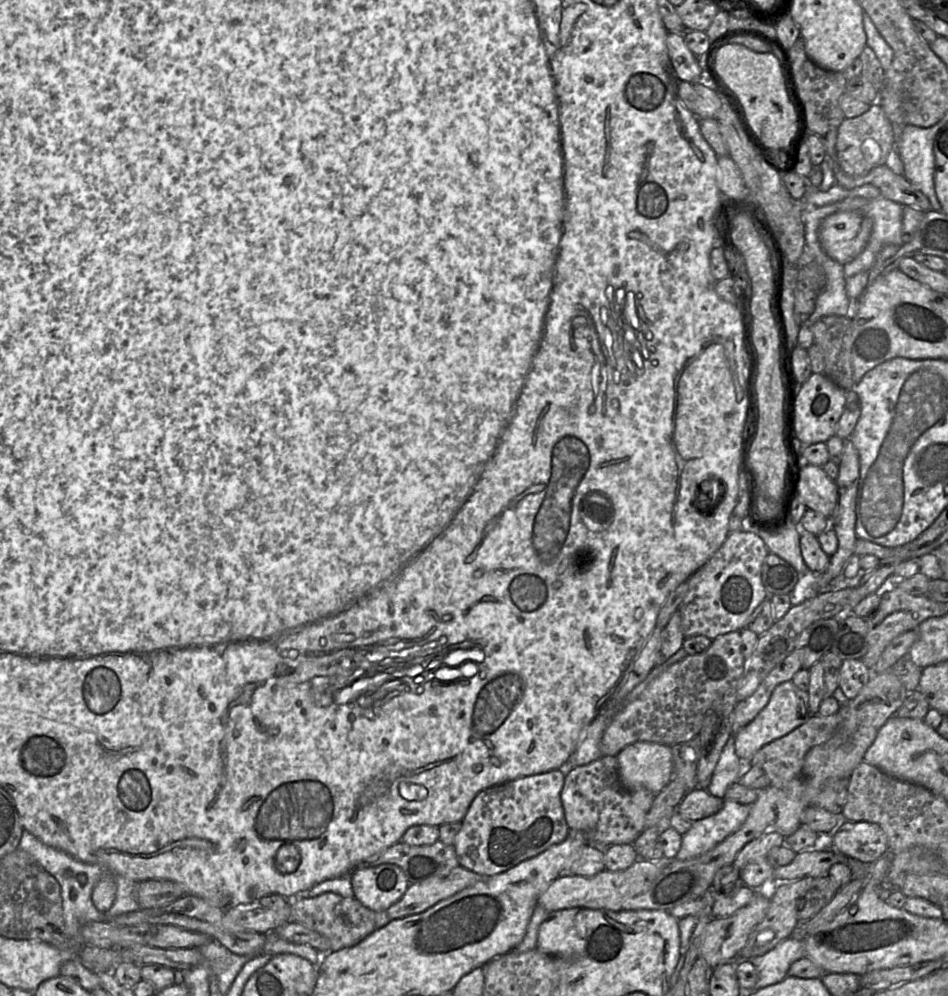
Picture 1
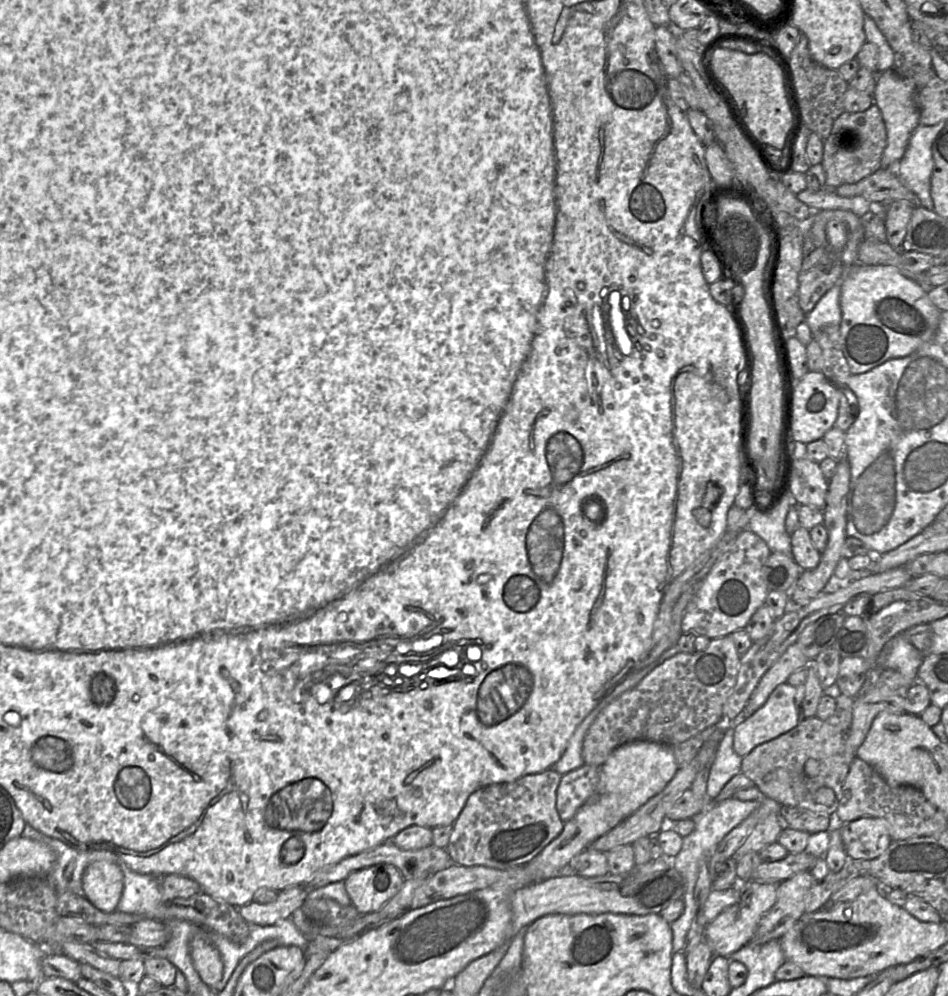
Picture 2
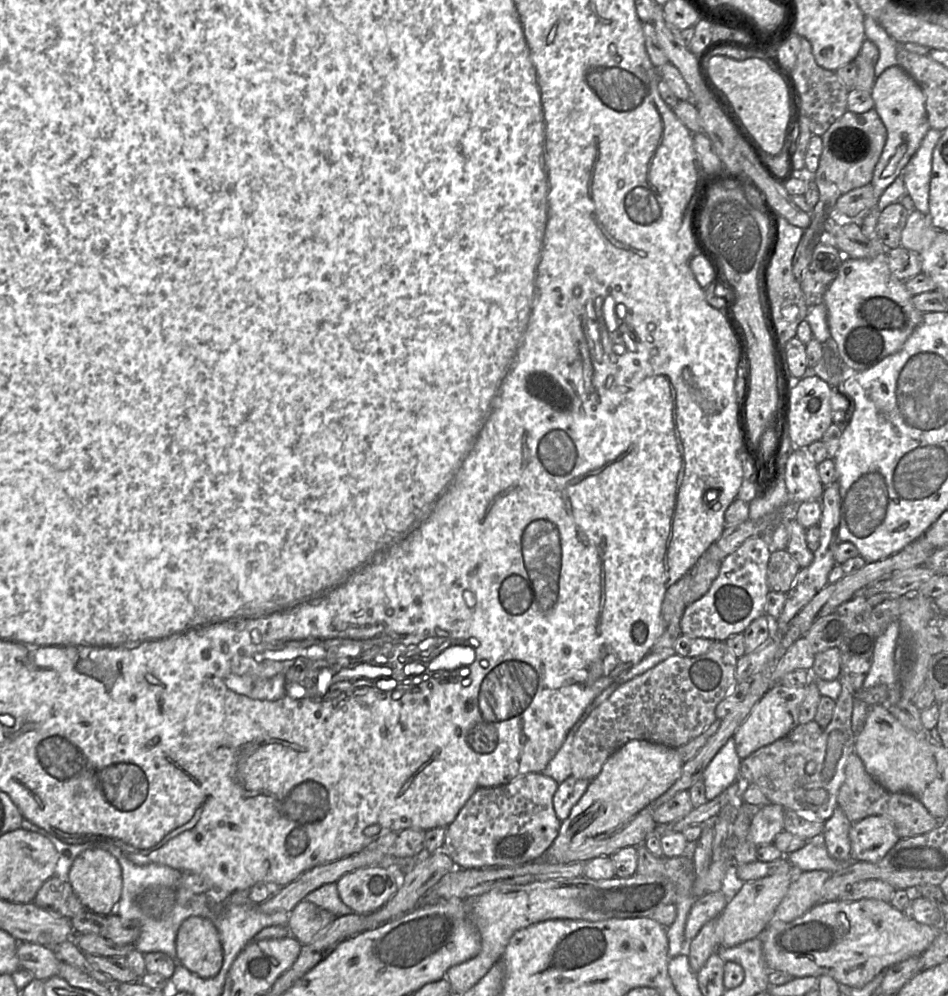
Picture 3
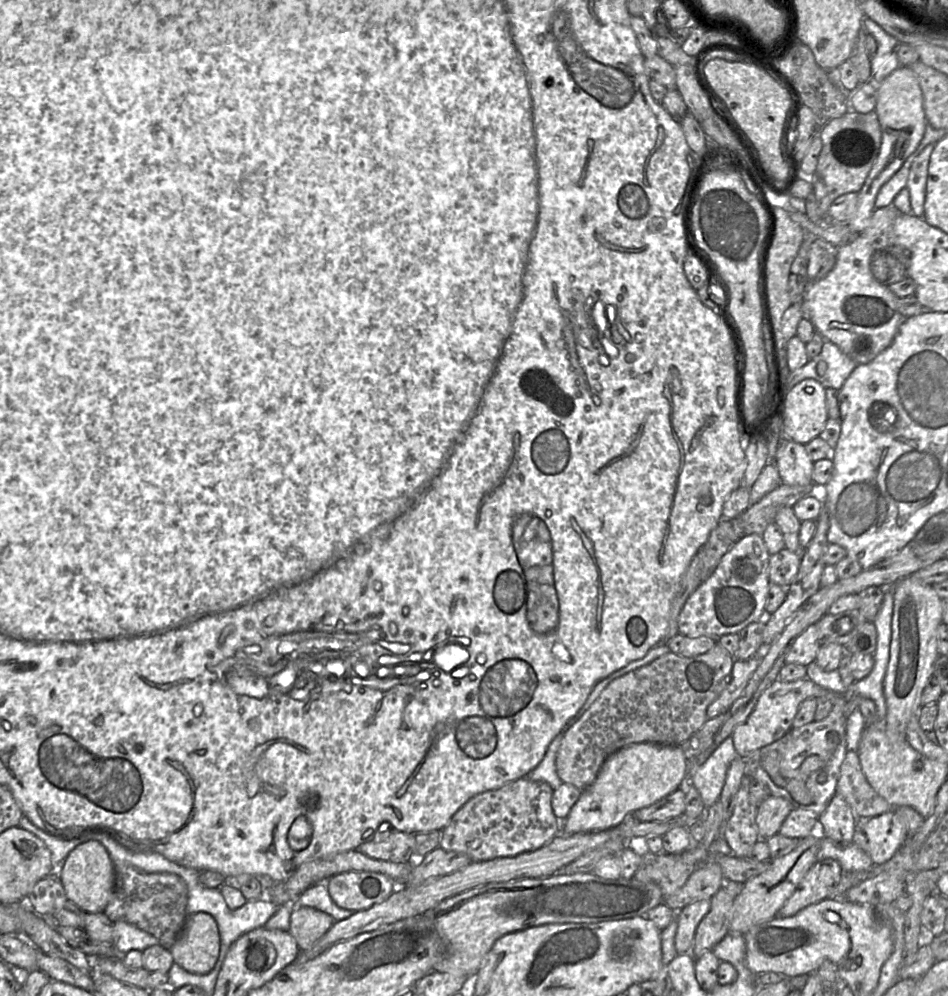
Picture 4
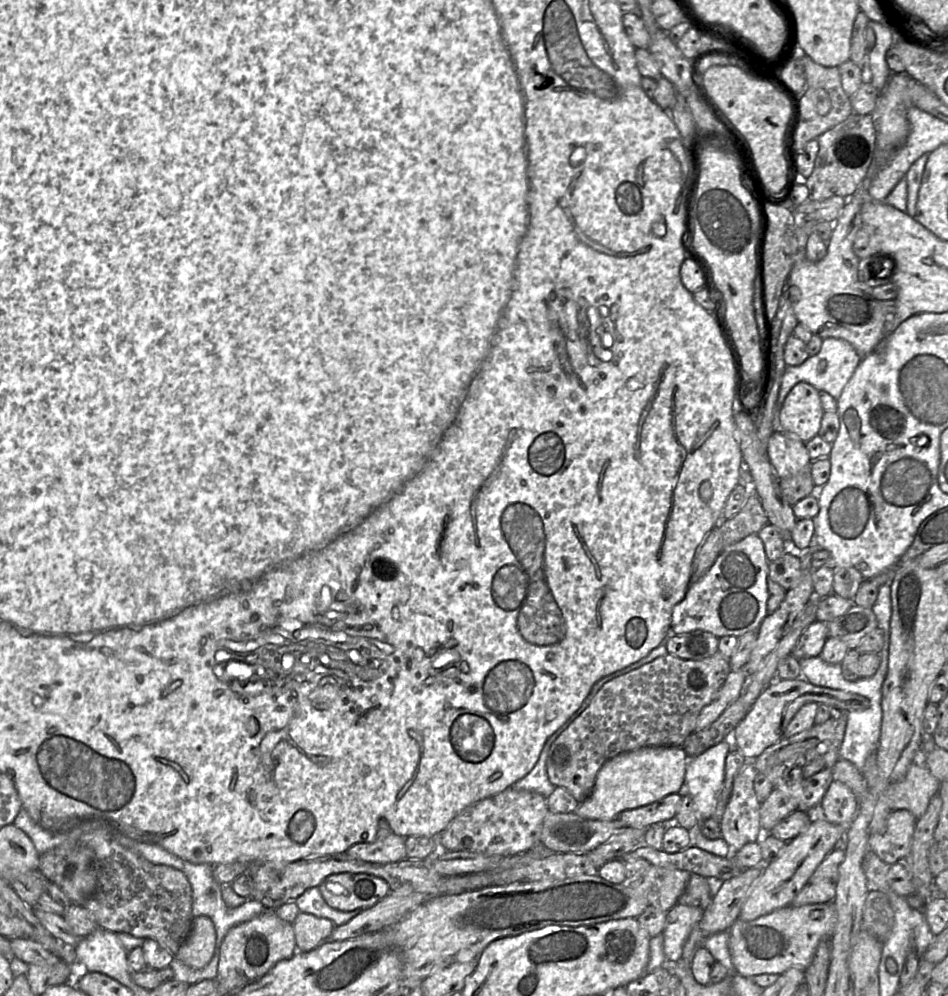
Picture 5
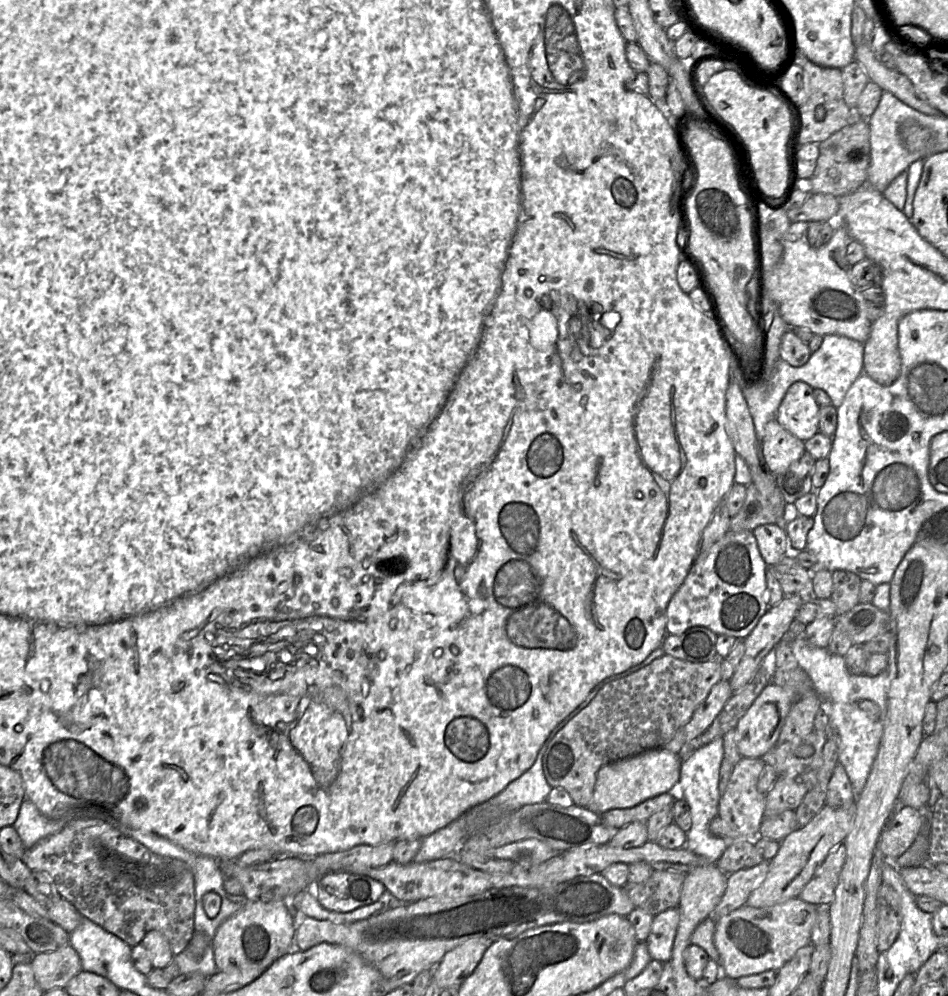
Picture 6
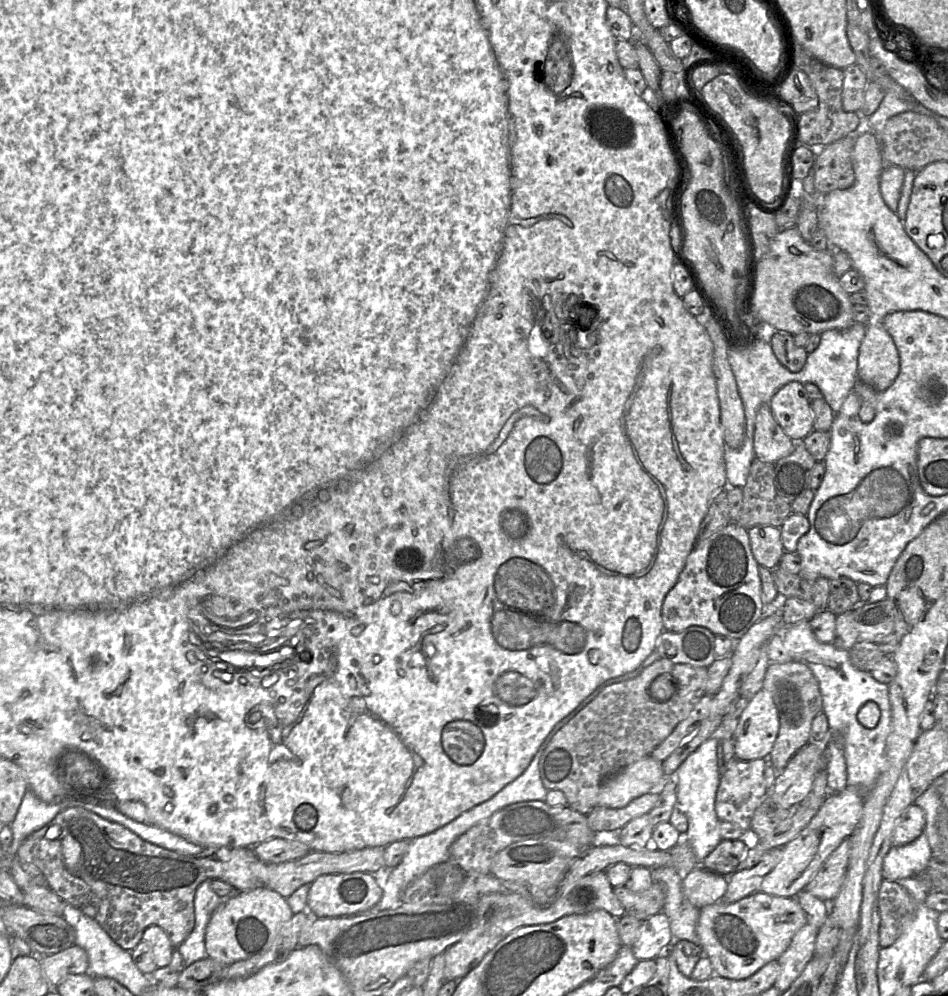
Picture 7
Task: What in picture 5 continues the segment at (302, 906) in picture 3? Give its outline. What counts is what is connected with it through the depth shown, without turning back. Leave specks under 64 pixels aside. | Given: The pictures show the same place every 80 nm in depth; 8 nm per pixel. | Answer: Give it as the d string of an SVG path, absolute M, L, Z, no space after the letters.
M299 912L292 923L295 933L295 943L300 952L309 952L327 941L335 928L327 918Z

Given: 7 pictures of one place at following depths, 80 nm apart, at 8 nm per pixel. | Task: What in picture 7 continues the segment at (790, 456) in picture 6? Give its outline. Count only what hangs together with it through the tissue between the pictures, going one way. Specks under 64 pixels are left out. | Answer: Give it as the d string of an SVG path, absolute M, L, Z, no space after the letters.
M769 404L760 406L755 419L753 449L757 459L775 464L790 455L795 442L776 422Z

